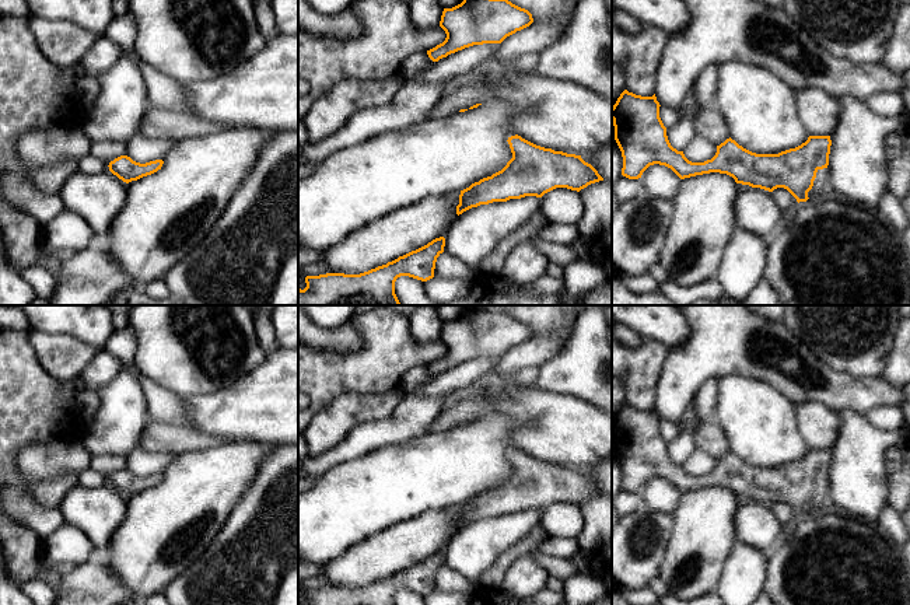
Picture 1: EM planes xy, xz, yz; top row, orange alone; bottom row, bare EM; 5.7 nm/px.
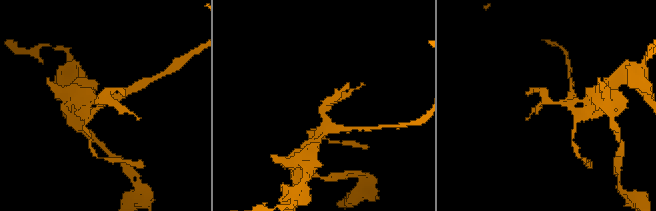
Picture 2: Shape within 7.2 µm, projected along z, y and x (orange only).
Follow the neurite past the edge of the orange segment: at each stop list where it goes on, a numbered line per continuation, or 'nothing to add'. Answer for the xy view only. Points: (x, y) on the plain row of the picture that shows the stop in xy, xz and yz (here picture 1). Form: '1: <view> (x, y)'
nothing to add

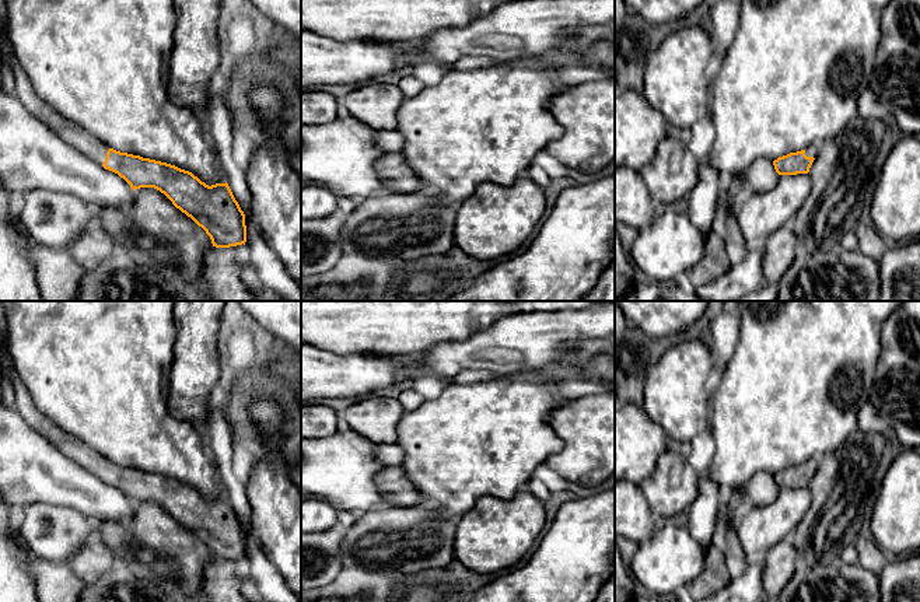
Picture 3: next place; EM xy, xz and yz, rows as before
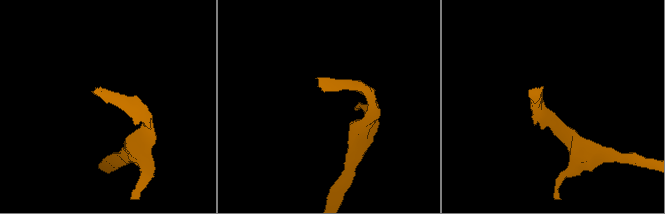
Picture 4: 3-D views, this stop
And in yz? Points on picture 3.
1: yz (811, 464)

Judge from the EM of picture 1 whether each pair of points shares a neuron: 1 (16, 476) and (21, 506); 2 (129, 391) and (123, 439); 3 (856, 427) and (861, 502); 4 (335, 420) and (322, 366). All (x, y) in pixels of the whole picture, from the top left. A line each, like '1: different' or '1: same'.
1: different
2: same
3: same
4: different

